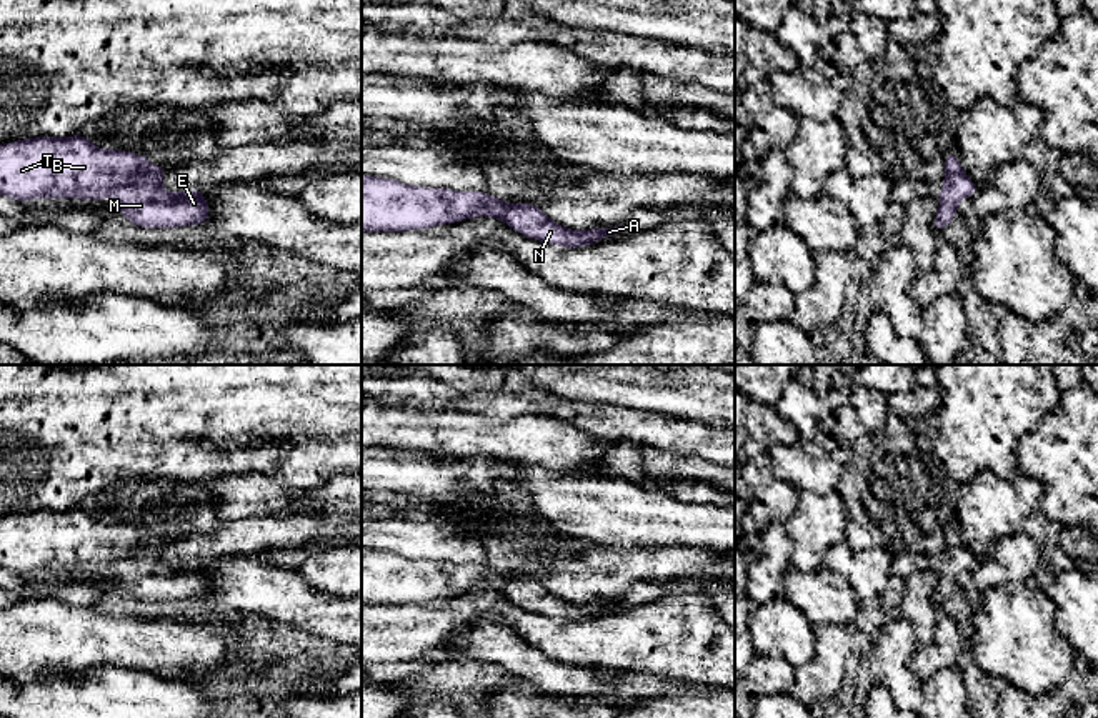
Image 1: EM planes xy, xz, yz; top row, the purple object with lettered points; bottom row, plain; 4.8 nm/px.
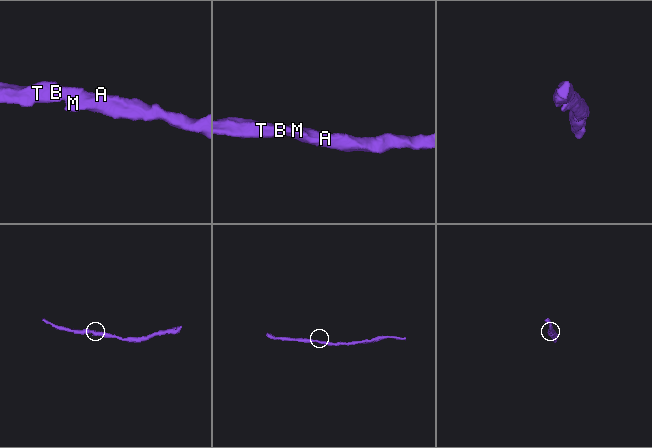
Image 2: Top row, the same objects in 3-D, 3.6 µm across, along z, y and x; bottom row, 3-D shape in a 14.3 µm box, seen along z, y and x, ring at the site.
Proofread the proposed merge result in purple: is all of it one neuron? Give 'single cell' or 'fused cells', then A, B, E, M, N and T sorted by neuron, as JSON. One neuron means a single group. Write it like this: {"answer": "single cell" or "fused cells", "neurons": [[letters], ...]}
{"answer": "single cell", "neurons": [["A", "B", "E", "M", "N", "T"]]}

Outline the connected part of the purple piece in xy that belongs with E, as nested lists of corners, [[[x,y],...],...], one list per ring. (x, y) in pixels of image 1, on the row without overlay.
[[[88,508],[63,511],[33,510],[0,518],[0,568],[15,575],[35,571],[83,571],[100,575],[113,570],[118,585],[142,601],[175,601],[207,596],[212,583],[205,563],[163,565],[167,540],[152,540],[143,526],[93,520]]]

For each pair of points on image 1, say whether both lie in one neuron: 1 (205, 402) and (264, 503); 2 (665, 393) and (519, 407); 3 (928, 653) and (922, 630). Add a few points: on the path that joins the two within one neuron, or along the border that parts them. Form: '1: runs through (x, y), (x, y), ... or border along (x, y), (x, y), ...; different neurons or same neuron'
1: border along (247, 472), (265, 473), (284, 487); different neurons
2: border along (640, 407), (680, 417); different neurons
3: border along (938, 610), (935, 635), (920, 645); different neurons

